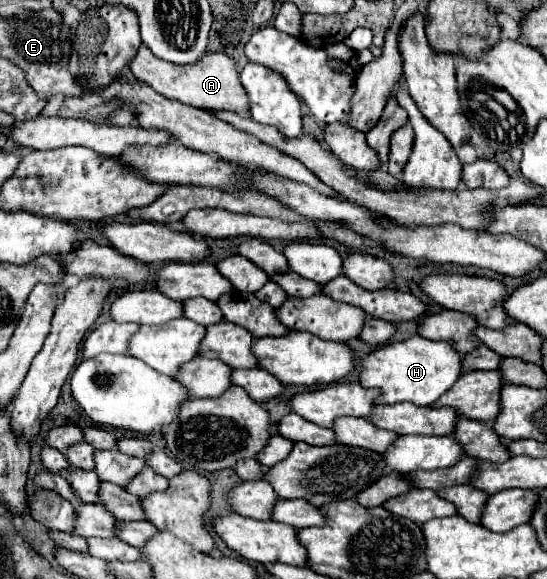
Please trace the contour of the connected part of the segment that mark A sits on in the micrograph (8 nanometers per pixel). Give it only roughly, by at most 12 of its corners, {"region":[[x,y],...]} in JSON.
{"region":[[144,43],[128,69],[168,99],[248,113],[226,53],[194,65],[158,59]]}

